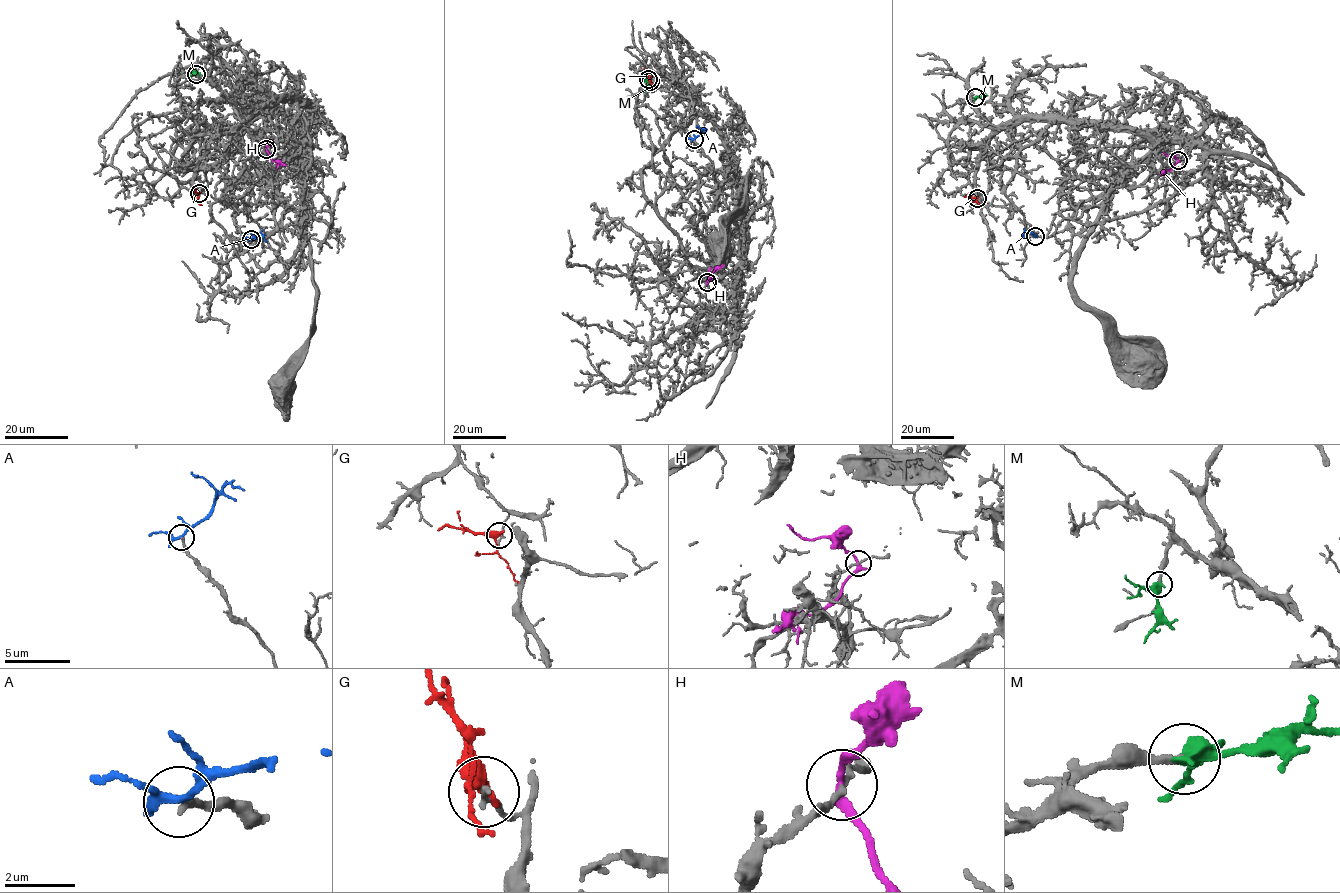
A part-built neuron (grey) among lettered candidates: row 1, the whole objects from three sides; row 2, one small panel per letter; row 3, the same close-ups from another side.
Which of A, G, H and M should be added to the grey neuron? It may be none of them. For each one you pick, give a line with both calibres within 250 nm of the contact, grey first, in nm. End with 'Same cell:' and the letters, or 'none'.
M: 220 nm thick on the grey side, 420 nm on the other
Same cell: M

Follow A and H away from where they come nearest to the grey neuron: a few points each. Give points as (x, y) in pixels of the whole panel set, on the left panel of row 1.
A: (251, 239), (260, 235), (266, 242)
H: (266, 148), (273, 161), (286, 166)

